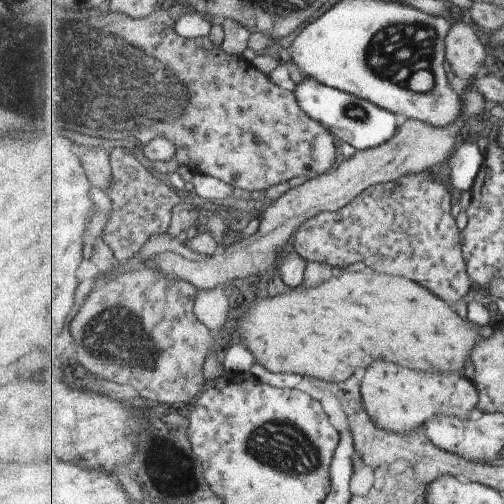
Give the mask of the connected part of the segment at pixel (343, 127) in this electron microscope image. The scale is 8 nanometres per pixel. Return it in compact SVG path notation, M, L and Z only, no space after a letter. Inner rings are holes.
M305 76L305 80L295 85L295 96L301 108L319 124L329 129L334 136L352 145L357 151L367 150L391 140L397 130L397 116L385 108L352 95L351 93L327 86L315 78Z

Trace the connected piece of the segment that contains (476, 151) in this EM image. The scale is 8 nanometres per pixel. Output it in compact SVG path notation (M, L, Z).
M463 140L460 146L449 156L448 166L450 182L453 187L465 190L465 184L459 184L460 178L477 178L484 166L483 152L473 140Z

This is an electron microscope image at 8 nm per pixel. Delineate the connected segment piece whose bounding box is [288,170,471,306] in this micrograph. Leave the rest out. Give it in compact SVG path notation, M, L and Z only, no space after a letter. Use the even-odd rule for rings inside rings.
M423 170L419 174L409 174L401 176L399 180L370 186L341 210L323 212L307 220L299 228L288 250L301 254L308 264L323 262L345 270L369 267L375 272L408 278L452 306L467 300L467 294L471 294L471 277L467 274L462 249L463 236L457 228L455 216L451 214L453 206L449 188L439 180L438 175L441 174Z

